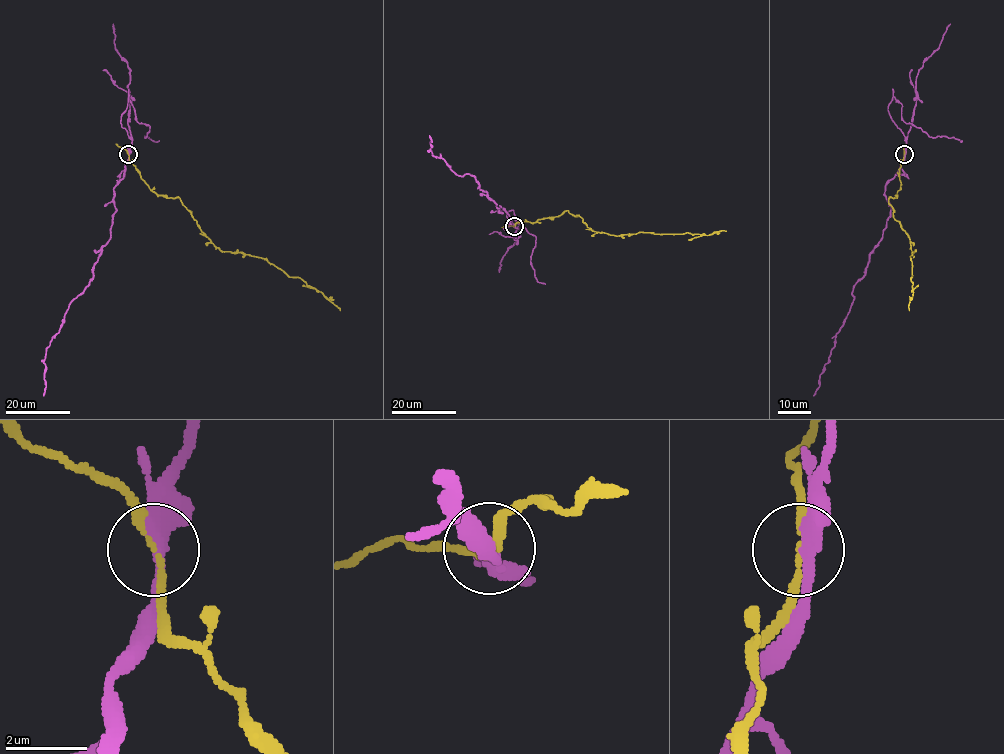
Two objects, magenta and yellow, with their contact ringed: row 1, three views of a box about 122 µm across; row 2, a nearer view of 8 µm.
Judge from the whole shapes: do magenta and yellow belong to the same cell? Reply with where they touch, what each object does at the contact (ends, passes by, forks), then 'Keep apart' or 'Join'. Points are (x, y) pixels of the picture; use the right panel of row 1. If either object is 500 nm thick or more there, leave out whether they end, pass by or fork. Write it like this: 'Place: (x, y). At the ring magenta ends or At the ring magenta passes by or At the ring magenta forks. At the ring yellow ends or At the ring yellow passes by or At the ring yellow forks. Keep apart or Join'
Place: (904, 154). At the ring magenta passes by. At the ring yellow passes by. Keep apart

